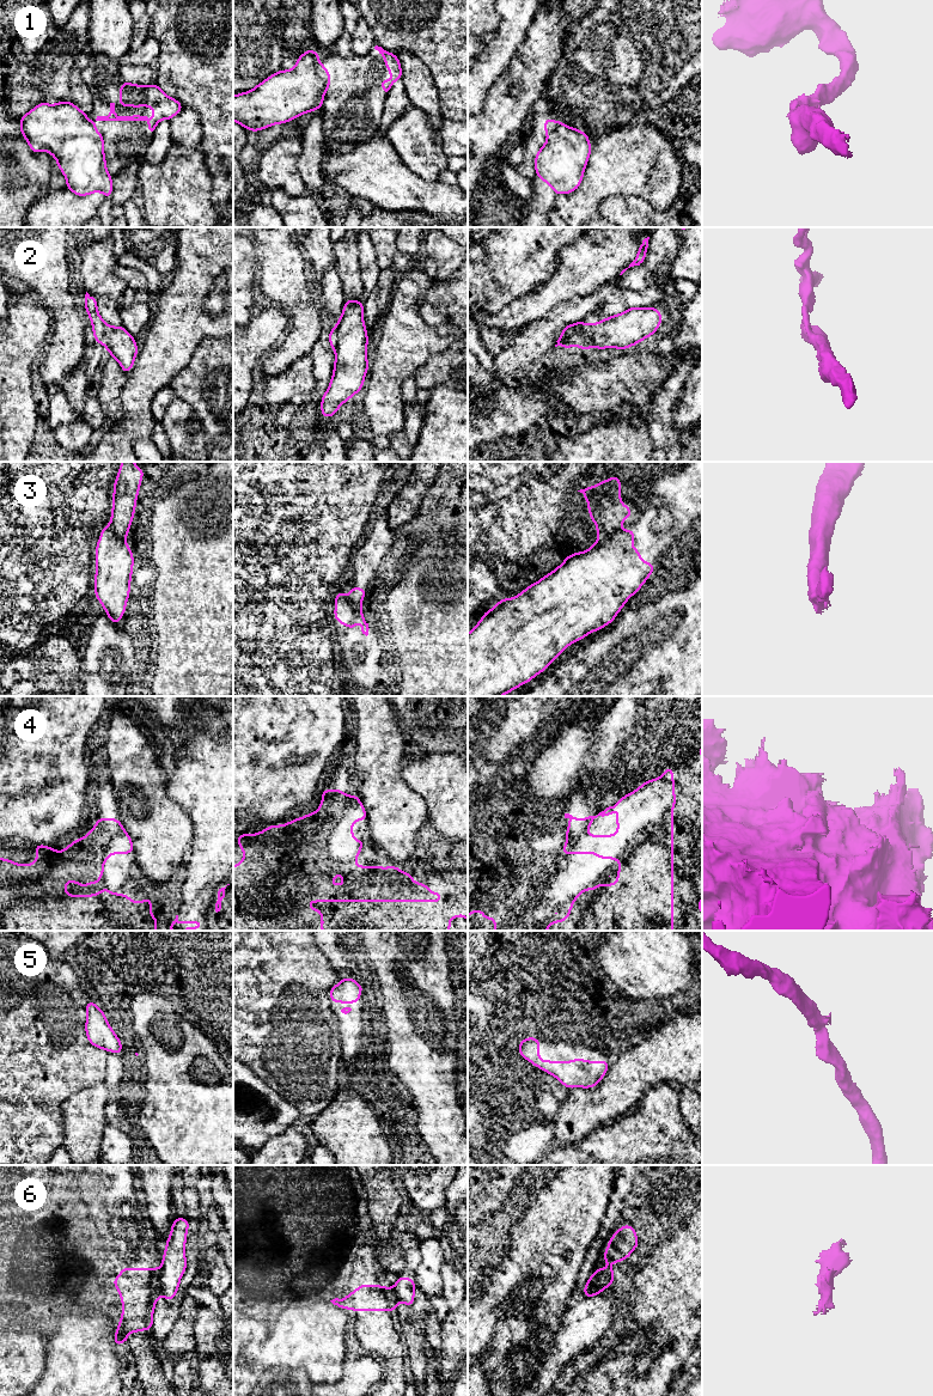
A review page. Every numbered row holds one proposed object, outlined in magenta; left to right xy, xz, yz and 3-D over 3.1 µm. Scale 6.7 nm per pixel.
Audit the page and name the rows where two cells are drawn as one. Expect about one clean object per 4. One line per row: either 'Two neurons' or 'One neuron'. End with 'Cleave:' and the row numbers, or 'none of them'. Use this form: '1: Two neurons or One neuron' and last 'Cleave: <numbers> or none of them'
1: Two neurons
2: Two neurons
3: Two neurons
4: Two neurons
5: One neuron
6: Two neurons
Cleave: 1, 2, 3, 4, 6

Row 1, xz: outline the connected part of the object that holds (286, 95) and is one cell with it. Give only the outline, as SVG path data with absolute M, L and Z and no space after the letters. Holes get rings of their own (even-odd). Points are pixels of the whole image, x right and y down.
M306 50L291 71L281 69L252 90L233 96L233 121L249 132L263 130L273 124L286 123L295 117L322 109L327 85L317 73L319 53Z

